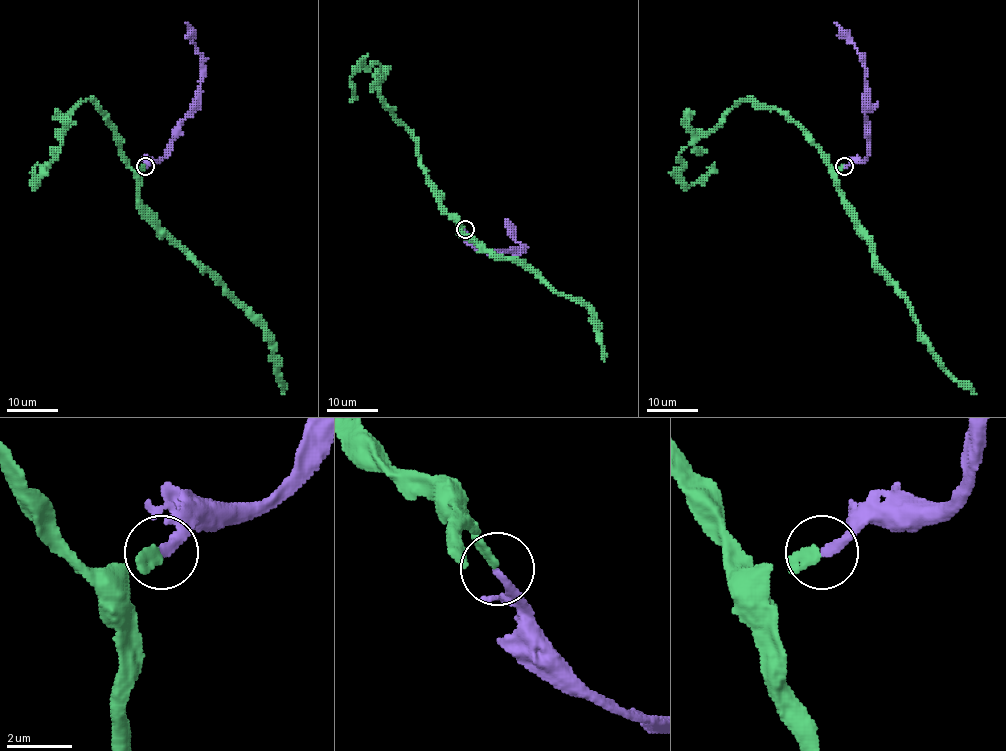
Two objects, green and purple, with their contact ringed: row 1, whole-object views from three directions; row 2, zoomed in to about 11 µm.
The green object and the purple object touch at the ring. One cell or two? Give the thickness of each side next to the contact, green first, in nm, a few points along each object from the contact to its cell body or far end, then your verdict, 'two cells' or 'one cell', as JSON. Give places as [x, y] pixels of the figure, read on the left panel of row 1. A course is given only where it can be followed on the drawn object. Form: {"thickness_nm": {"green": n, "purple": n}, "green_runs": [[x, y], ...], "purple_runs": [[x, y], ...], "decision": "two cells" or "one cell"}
{"thickness_nm": {"green": 240, "purple": 240}, "green_runs": [[145, 167], [138, 171], [141, 208], [261, 325], [268, 337], [273, 365], [285, 393]], "purple_runs": [[145, 167], [164, 155], [200, 85], [202, 57], [186, 22]], "decision": "one cell"}

